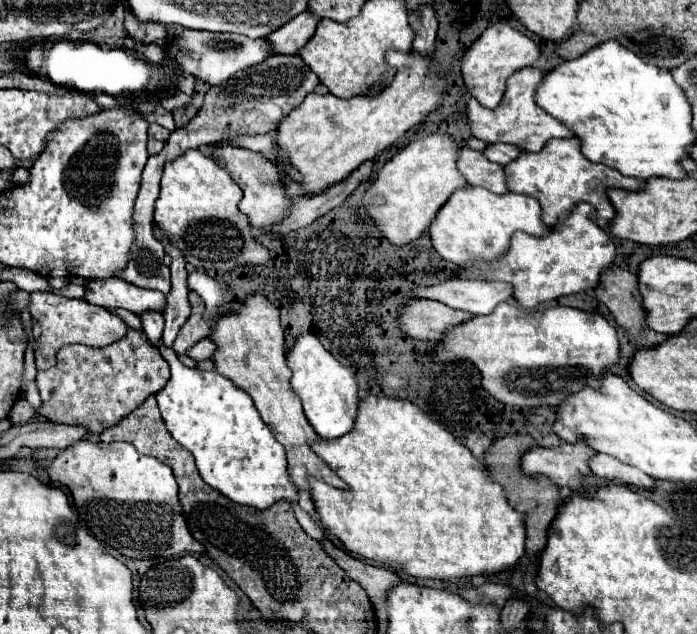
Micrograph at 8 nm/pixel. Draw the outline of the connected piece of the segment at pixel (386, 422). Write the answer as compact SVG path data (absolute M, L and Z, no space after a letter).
M369 395L365 399L359 401L357 407L357 419L355 419L355 427L339 439L317 439L313 443L313 451L325 459L329 463L331 469L335 469L339 473L339 477L349 485L347 489L337 489L325 481L319 479L311 479L311 497L315 503L315 511L319 513L319 521L321 525L333 535L337 537L343 547L351 553L357 553L369 561L377 561L383 565L389 565L389 569L393 571L403 571L411 577L417 579L443 579L443 581L455 581L461 577L473 577L473 575L487 575L487 573L499 573L511 565L515 565L523 553L525 553L525 525L523 525L523 515L517 513L507 501L505 501L505 491L495 485L493 481L489 481L489 477L485 477L485 465L481 465L479 459L475 459L471 455L471 451L461 445L447 429L443 429L437 421L433 421L427 413L423 413L417 405L409 403L407 399L393 399L393 397L375 397Z

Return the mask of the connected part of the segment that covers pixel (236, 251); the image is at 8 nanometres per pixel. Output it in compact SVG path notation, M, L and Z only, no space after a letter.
M187 149L181 157L169 161L163 167L161 175L161 193L155 201L155 221L157 227L165 233L171 245L175 245L187 263L191 263L195 269L213 269L213 271L229 271L237 265L251 265L251 263L267 263L269 251L253 239L249 219L239 211L241 201L241 187L225 173L211 157L203 155L199 149Z

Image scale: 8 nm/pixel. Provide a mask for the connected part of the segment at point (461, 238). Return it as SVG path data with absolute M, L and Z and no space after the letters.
M471 185L457 189L445 201L441 211L429 225L429 235L435 251L455 265L467 265L477 257L485 261L499 257L509 247L511 235L515 231L525 231L537 237L543 237L551 231L541 221L539 201L531 195L519 195L519 193L495 195L483 187L471 187Z

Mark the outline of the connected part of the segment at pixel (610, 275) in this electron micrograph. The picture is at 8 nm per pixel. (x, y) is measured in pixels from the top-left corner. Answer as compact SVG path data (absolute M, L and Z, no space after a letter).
M611 265L601 273L599 285L595 287L595 297L611 311L615 321L637 337L645 325L643 303L637 291L637 277L619 265Z

